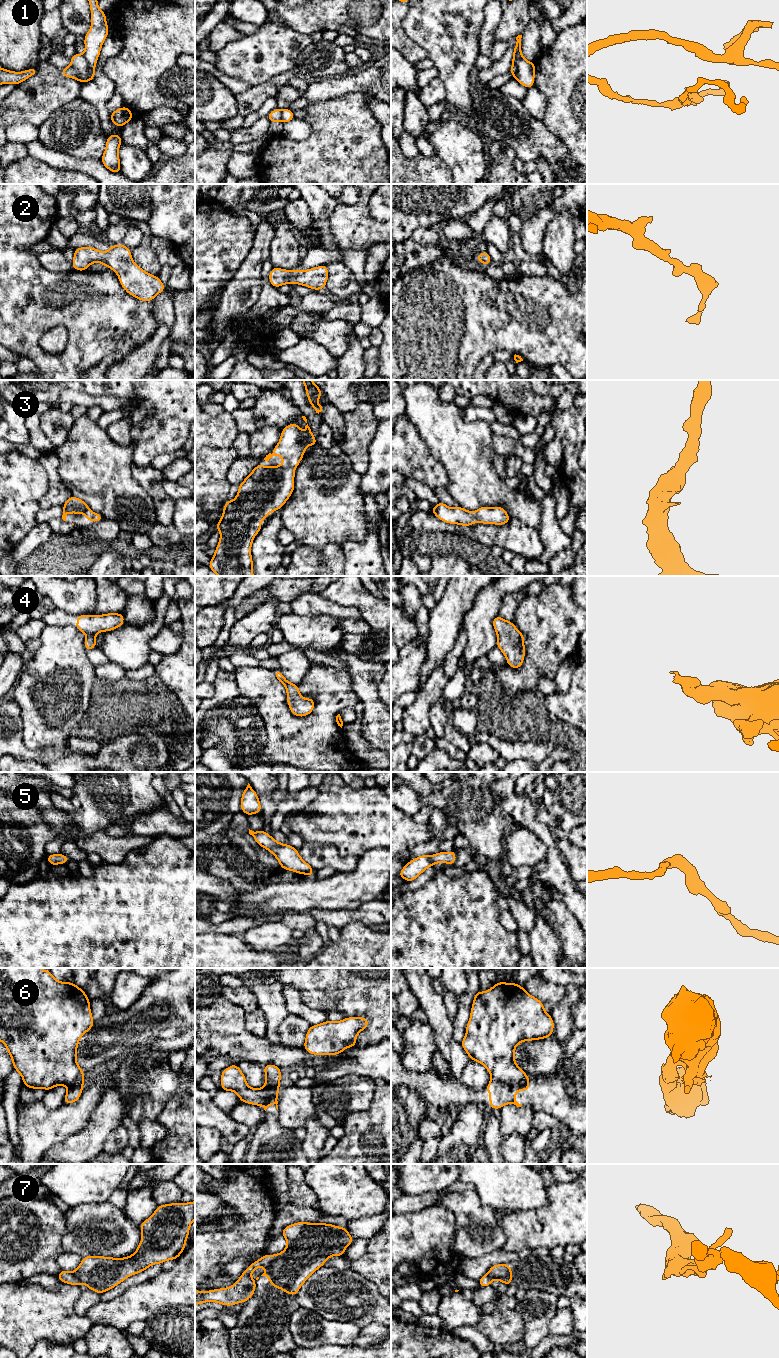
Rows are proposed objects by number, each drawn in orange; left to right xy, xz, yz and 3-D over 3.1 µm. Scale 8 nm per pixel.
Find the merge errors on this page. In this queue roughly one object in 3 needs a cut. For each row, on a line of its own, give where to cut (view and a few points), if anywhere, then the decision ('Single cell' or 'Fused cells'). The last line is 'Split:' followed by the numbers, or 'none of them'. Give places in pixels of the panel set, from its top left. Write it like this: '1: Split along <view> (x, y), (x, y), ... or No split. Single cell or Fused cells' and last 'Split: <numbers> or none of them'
1: Split along yz (523, 57), (519, 58), (516, 62), (516, 78). Fused cells
2: No split. Single cell
3: No split. Single cell
4: No split. Single cell
5: No split. Single cell
6: Split along yz (528, 1078), (519, 1084), (503, 1084), (491, 1079). Fused cells
7: Split along xz (280, 1253), (275, 1260), (265, 1266). Fused cells
Split: 1, 6, 7

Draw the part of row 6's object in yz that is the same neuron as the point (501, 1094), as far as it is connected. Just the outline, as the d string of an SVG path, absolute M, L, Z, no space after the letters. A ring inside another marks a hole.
M531 1079L520 1085L508 1085L501 1082L491 1080L489 1084L484 1088L484 1091L490 1092L489 1098L489 1107L494 1109L501 1109L506 1104L514 1104L517 1107L521 1107L522 1104L519 1104L515 1100L517 1091L529 1091L530 1087L529 1082L532 1082Z

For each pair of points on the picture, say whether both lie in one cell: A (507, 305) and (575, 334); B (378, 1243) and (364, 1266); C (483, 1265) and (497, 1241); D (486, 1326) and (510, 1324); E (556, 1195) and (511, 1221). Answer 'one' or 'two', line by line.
A: one
B: one
C: two
D: one
E: one

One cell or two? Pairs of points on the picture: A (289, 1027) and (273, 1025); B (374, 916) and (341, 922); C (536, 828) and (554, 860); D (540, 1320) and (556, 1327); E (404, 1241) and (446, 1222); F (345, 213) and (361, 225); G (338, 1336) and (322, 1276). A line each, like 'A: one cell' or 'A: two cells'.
A: two cells
B: one cell
C: one cell
D: two cells
E: one cell
F: one cell
G: two cells

